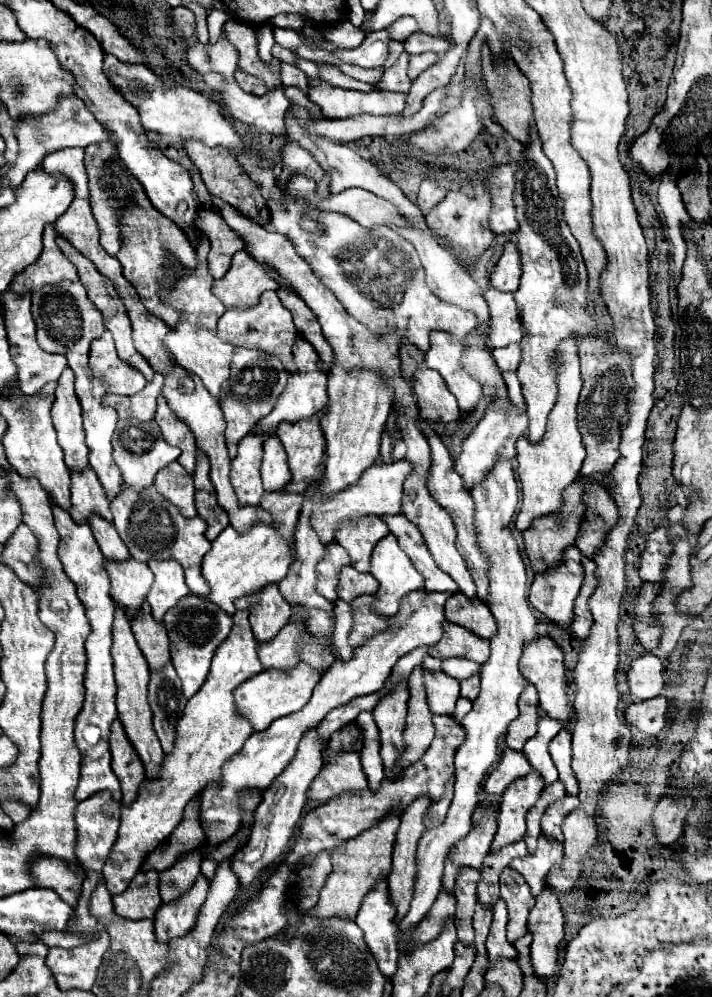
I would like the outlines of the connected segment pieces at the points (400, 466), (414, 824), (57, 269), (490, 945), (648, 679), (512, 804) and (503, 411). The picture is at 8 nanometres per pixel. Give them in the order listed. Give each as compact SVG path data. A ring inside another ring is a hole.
M400 459L392 465L372 465L372 469L368 469L368 473L364 473L364 477L360 477L360 481L356 485L336 493L334 497L320 497L320 493L316 493L316 487L314 487L312 527L320 535L320 541L324 541L324 545L334 541L338 523L348 521L348 519L358 521L358 517L366 517L366 515L378 515L378 517L400 515L402 513L402 495L404 495L402 485L412 471L414 471L414 465L406 459Z
M420 797L416 799L408 811L402 813L400 817L400 829L398 829L398 837L394 843L394 855L392 855L392 871L388 875L388 893L390 893L390 903L396 907L396 917L394 923L400 925L400 921L404 919L404 915L410 909L410 901L414 897L414 883L416 883L416 873L418 873L418 861L416 861L416 849L418 849L418 841L426 829L424 825L424 813L428 809L430 801L428 797Z
M46 225L44 249L42 249L40 257L30 267L26 267L22 273L16 275L14 281L18 285L12 285L12 289L32 291L32 289L38 289L46 283L58 283L62 279L70 279L70 281L78 279L76 267L60 251L60 247L56 245L56 237L58 237L56 229L52 225Z
M500 899L496 907L492 909L492 925L490 925L490 935L486 941L486 951L488 951L488 961L494 965L496 961L502 959L516 959L516 949L506 941L506 905Z
M646 653L646 655L638 657L630 665L628 683L630 683L632 695L640 701L664 695L668 685L666 685L666 679L664 679L662 661L654 653Z
M534 771L522 777L522 781L514 781L506 789L498 811L498 831L494 835L490 851L500 851L504 845L524 839L526 813L528 809L532 809L532 805L536 805L542 789L544 781Z
M498 399L496 403L492 403L490 411L484 413L484 417L478 421L476 429L464 441L462 453L454 459L454 467L464 477L466 489L470 489L472 485L476 485L484 479L484 475L494 465L498 455L512 459L516 455L516 441L518 441L518 437L526 435L526 429L528 429L528 417L520 409L514 409L508 399Z

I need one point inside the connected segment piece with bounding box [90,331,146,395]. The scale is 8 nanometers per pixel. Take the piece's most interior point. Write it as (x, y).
(124, 380)

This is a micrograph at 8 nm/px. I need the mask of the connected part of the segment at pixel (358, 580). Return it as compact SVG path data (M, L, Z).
M344 567L340 571L338 595L342 601L352 603L360 595L376 595L378 581L370 573L360 573L354 567Z

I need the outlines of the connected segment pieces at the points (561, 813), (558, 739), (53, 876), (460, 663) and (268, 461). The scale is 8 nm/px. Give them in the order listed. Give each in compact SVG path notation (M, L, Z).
M568 795L562 801L550 805L546 809L544 817L542 817L542 835L546 839L550 839L550 841L562 843L564 841L564 837L562 837L562 823L564 823L566 815L570 811L574 811L578 805L580 805L578 797L568 797Z
M562 729L550 741L550 755L552 755L552 761L558 769L558 773L560 773L560 781L566 787L566 793L568 795L578 795L578 781L576 781L576 777L572 773L572 767L570 767L570 761L572 761L570 739L572 739L572 735L566 729Z
M38 857L32 863L32 873L36 877L36 887L48 887L48 889L56 891L68 905L72 905L72 907L76 905L78 895L82 891L84 871L74 873L60 859Z
M444 659L442 671L458 681L466 681L468 677L480 673L480 665L474 661L466 661L466 659Z
M276 435L264 439L264 459L262 459L262 483L266 491L278 491L288 483L290 473L286 465L286 453Z

